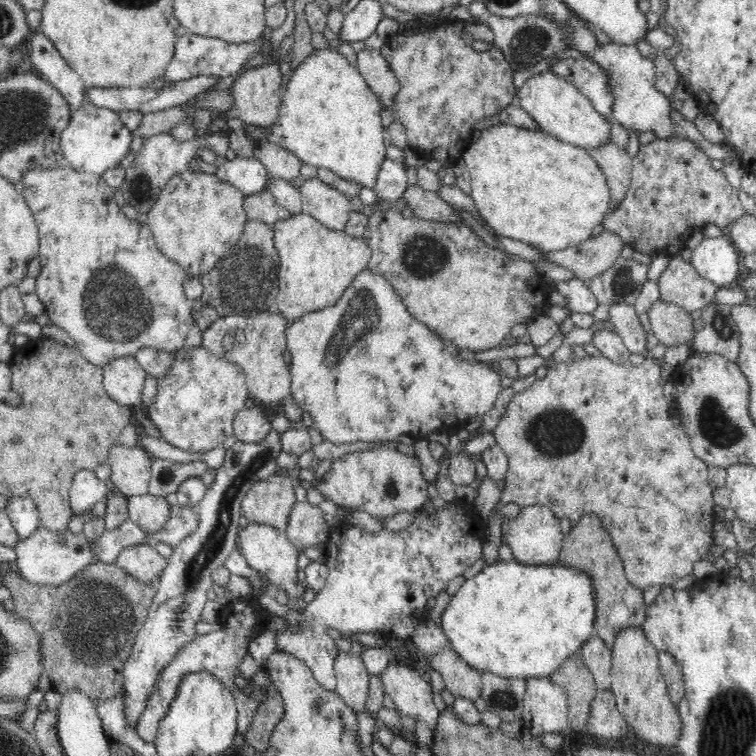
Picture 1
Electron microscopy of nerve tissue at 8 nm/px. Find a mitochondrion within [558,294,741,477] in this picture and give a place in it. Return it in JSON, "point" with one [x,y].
{"point":[723,329]}

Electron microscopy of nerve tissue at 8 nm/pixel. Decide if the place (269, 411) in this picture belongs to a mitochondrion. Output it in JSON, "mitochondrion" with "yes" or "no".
{"mitochondrion":"no"}

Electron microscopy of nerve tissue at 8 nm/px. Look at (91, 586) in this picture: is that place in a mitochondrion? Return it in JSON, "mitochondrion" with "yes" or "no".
{"mitochondrion":"yes"}

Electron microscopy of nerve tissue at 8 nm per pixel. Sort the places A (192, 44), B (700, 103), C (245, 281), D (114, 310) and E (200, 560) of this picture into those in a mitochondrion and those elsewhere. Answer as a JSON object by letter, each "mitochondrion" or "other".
{"A":"other","B":"other","C":"mitochondrion","D":"mitochondrion","E":"mitochondrion"}

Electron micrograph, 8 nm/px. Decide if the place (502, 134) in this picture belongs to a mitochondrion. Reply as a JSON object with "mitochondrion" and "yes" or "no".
{"mitochondrion":"no"}

